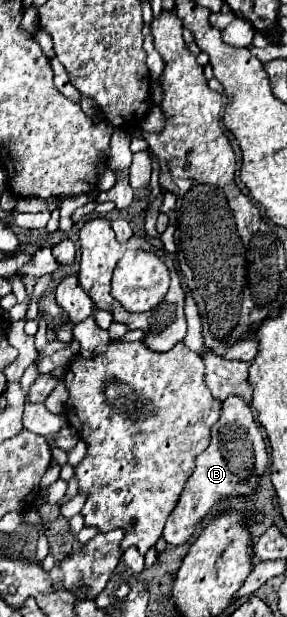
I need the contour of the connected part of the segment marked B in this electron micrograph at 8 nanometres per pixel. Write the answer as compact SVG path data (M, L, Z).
M228 397L222 405L220 419L212 427L212 439L208 449L198 455L196 459L196 471L188 479L182 499L172 511L172 515L166 521L162 537L170 545L184 545L194 535L196 525L212 513L212 509L230 499L230 497L250 497L256 493L256 487L260 483L258 477L262 477L270 467L270 457L266 451L266 443L262 439L262 433L254 421L252 409L244 403L240 397Z

